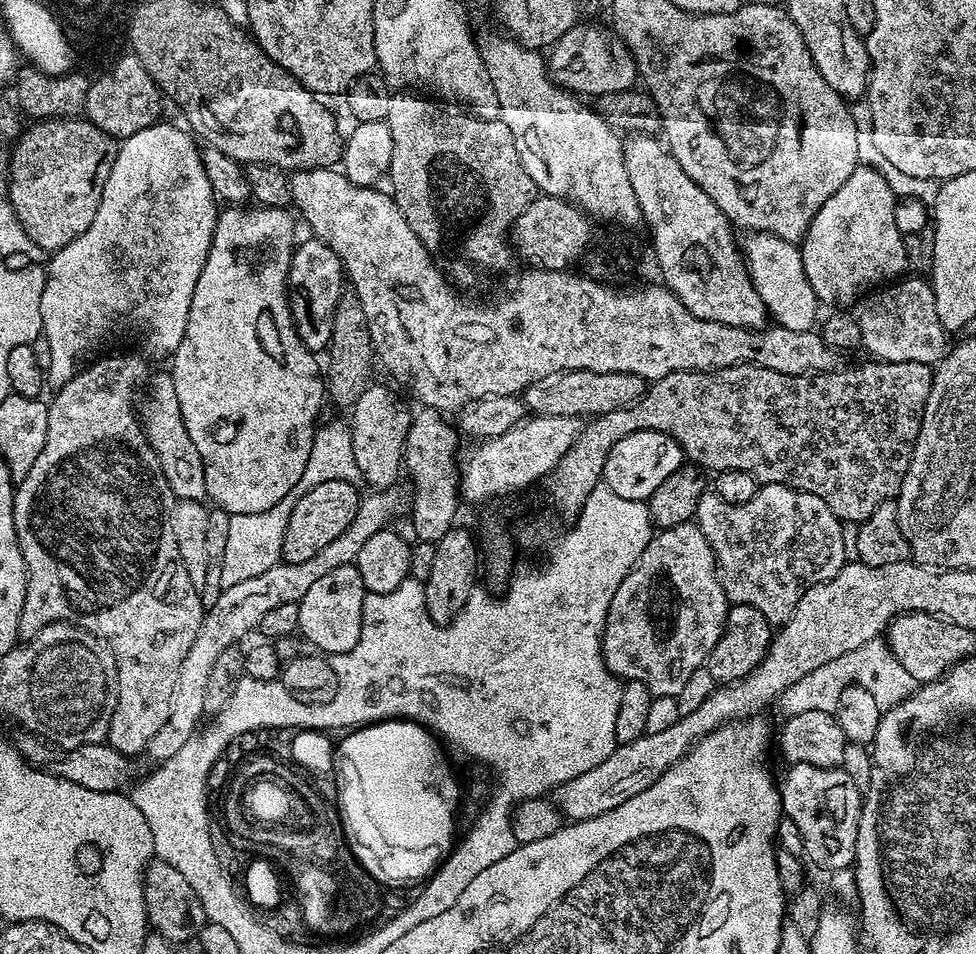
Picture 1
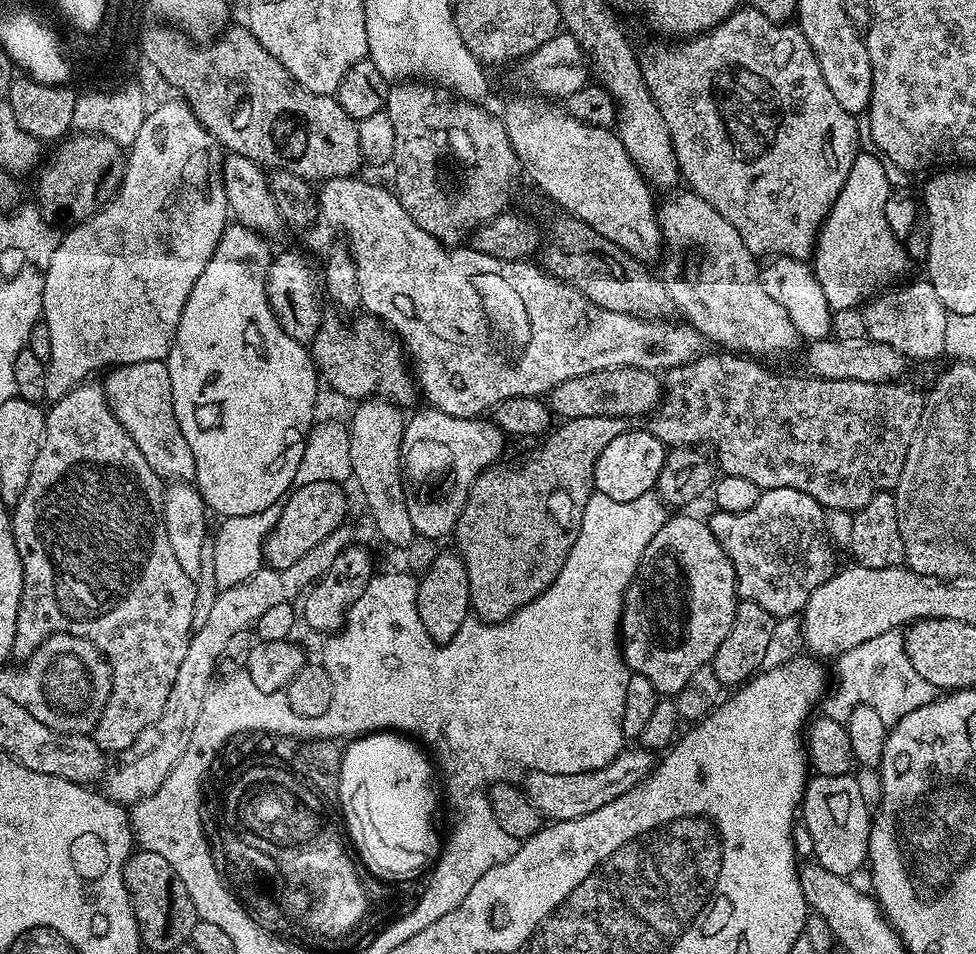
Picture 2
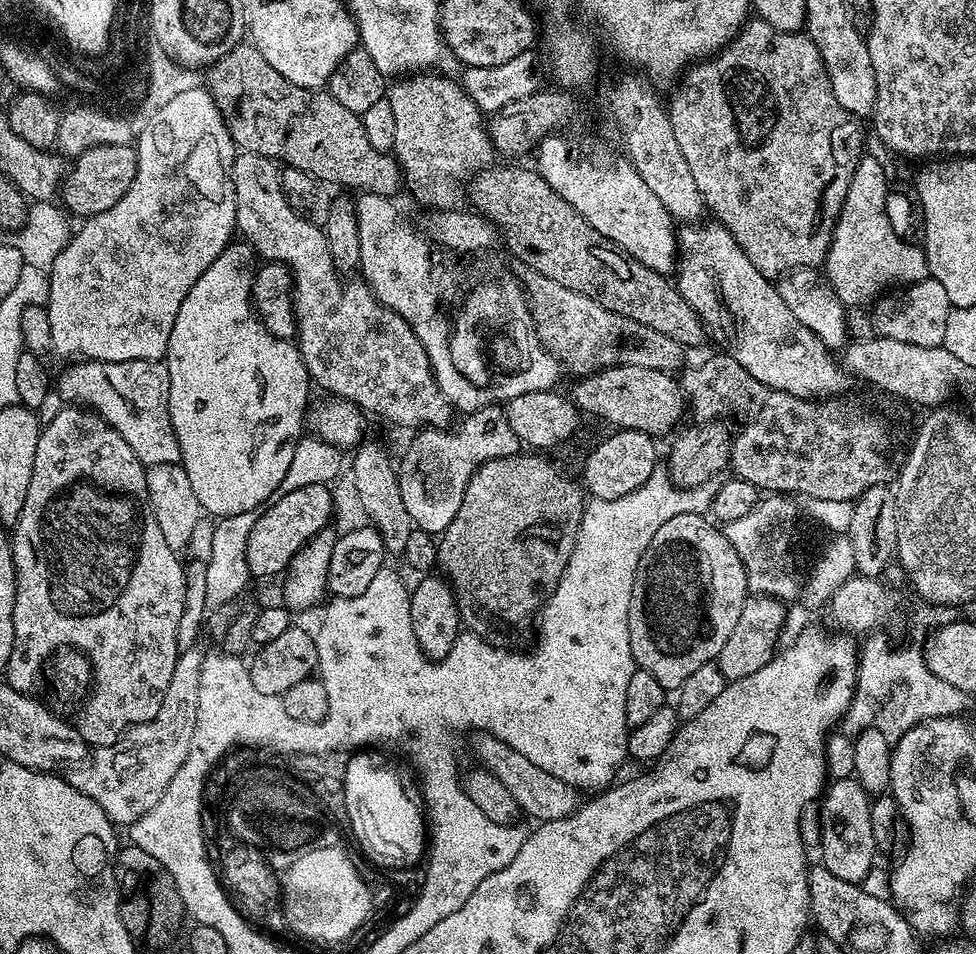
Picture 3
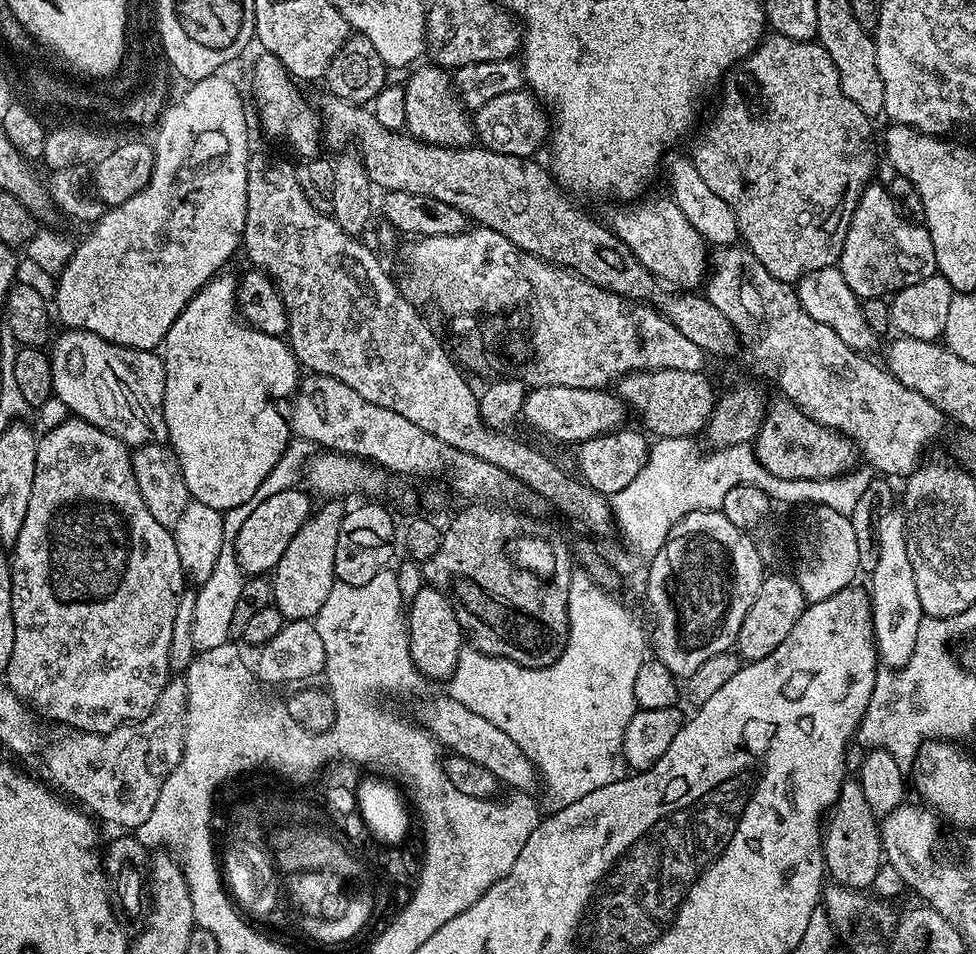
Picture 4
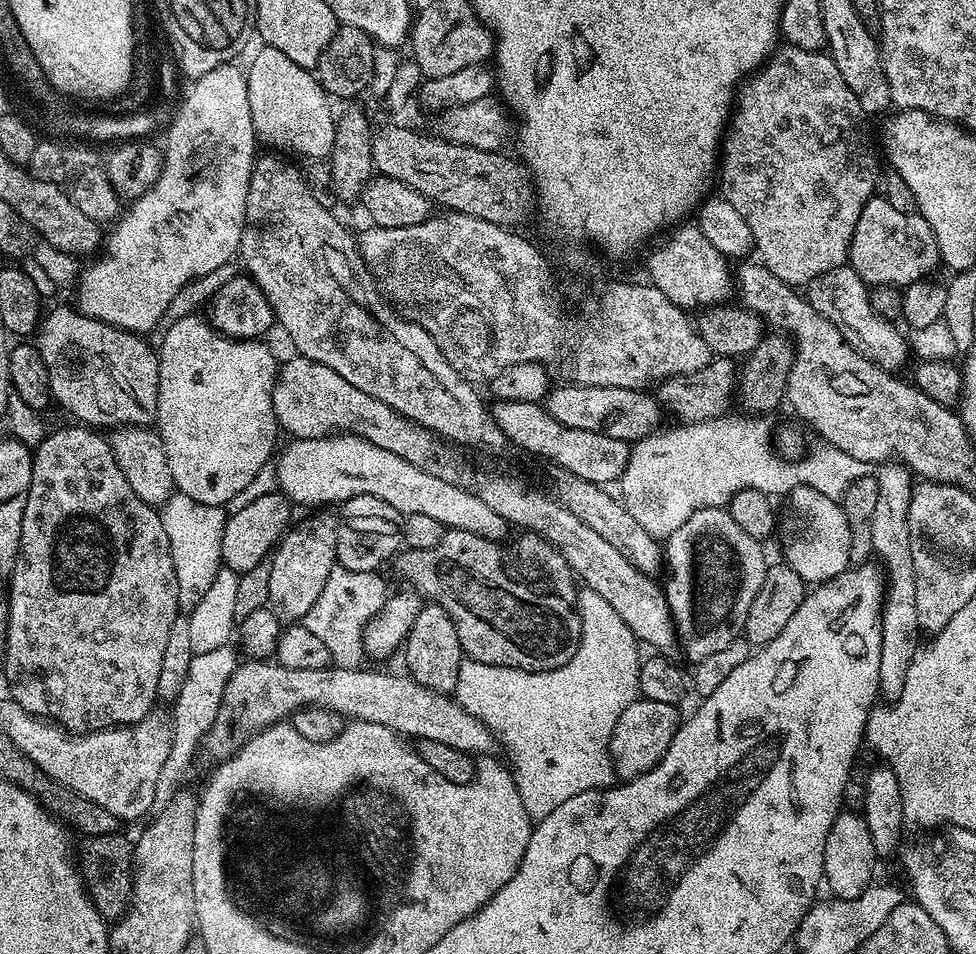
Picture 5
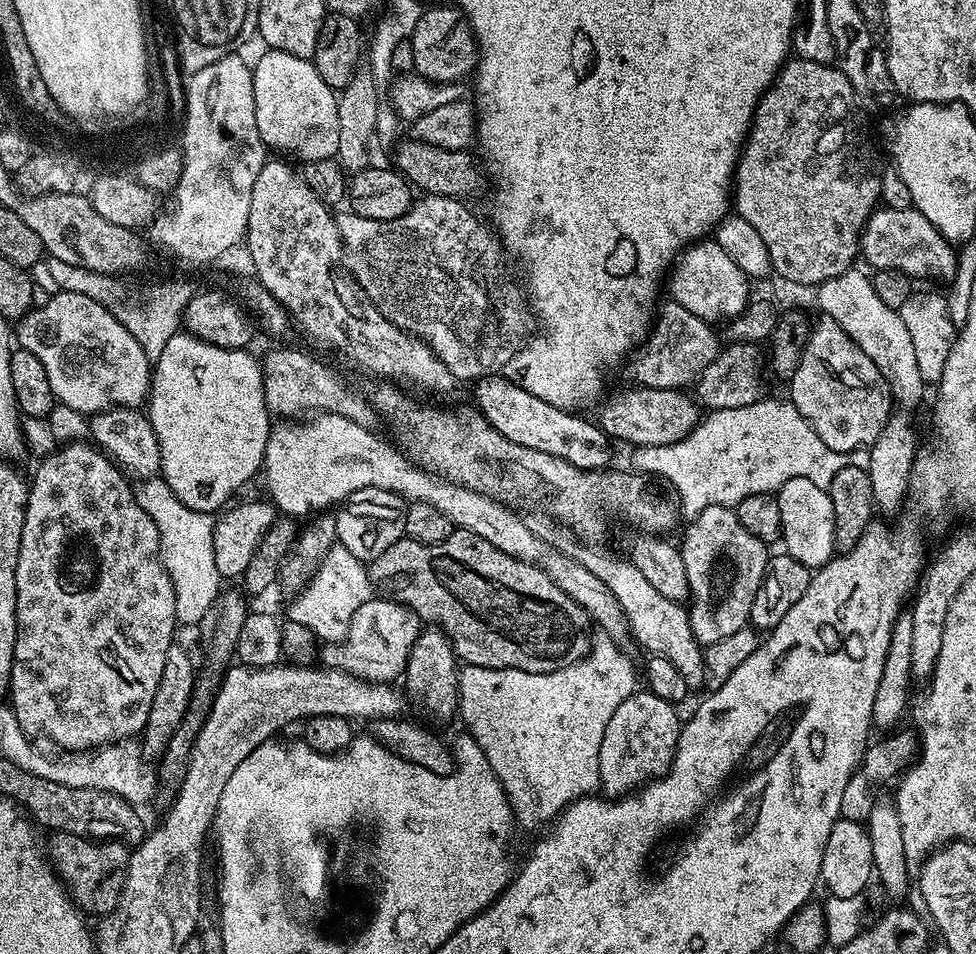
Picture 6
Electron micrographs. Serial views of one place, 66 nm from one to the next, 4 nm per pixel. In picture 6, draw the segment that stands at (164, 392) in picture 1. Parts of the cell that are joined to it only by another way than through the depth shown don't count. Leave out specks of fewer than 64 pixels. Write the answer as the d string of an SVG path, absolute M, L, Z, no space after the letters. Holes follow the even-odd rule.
M59 291L43 302L19 319L14 340L42 362L57 401L81 414L117 406L139 409L152 391L154 364L116 313L81 292Z

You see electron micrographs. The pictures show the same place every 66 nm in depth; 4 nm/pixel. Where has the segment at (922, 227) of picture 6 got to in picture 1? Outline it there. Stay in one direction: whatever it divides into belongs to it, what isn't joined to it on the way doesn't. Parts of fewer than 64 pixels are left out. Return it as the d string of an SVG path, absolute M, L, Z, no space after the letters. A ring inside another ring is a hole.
M858 166L838 191L830 194L826 206L814 216L800 244L803 254L803 269L806 270L807 281L817 301L821 304L836 304L832 306L855 305L861 296L885 282L895 281L905 275L909 267L906 250L903 248L904 235L899 232L894 222L894 212L898 201L897 193L886 182L876 168Z

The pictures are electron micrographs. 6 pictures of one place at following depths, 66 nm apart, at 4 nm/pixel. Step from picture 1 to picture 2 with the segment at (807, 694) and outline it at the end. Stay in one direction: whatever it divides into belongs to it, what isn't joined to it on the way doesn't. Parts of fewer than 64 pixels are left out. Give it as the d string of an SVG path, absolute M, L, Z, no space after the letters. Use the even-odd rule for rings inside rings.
M886 630L886 634L878 634L878 638L870 638L870 642L862 642L862 646L854 646L854 650L846 650L839 656L835 661L836 676L834 672L834 684L836 680L836 689L833 692L831 689L827 693L822 704L823 711L829 718L843 722L847 721L853 708L864 705L873 707L878 712L879 717L882 718L882 722L887 726L891 726L899 722L906 714L918 710L934 699L932 684L926 682L926 678L922 678L922 674L918 674L918 670L914 670L914 666L910 666L910 658L906 654L904 637L905 633L903 631Z

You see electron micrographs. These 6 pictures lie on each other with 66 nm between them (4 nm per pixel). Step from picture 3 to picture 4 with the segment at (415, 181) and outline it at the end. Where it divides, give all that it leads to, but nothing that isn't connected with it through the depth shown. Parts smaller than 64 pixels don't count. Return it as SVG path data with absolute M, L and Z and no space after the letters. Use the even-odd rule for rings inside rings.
M435 66L428 68L417 67L408 84L403 85L405 92L405 122L404 128L407 135L413 136L415 140L421 140L424 144L436 144L440 148L466 148L473 143L474 133L469 113L460 102L460 97L454 91L454 80L445 69Z

